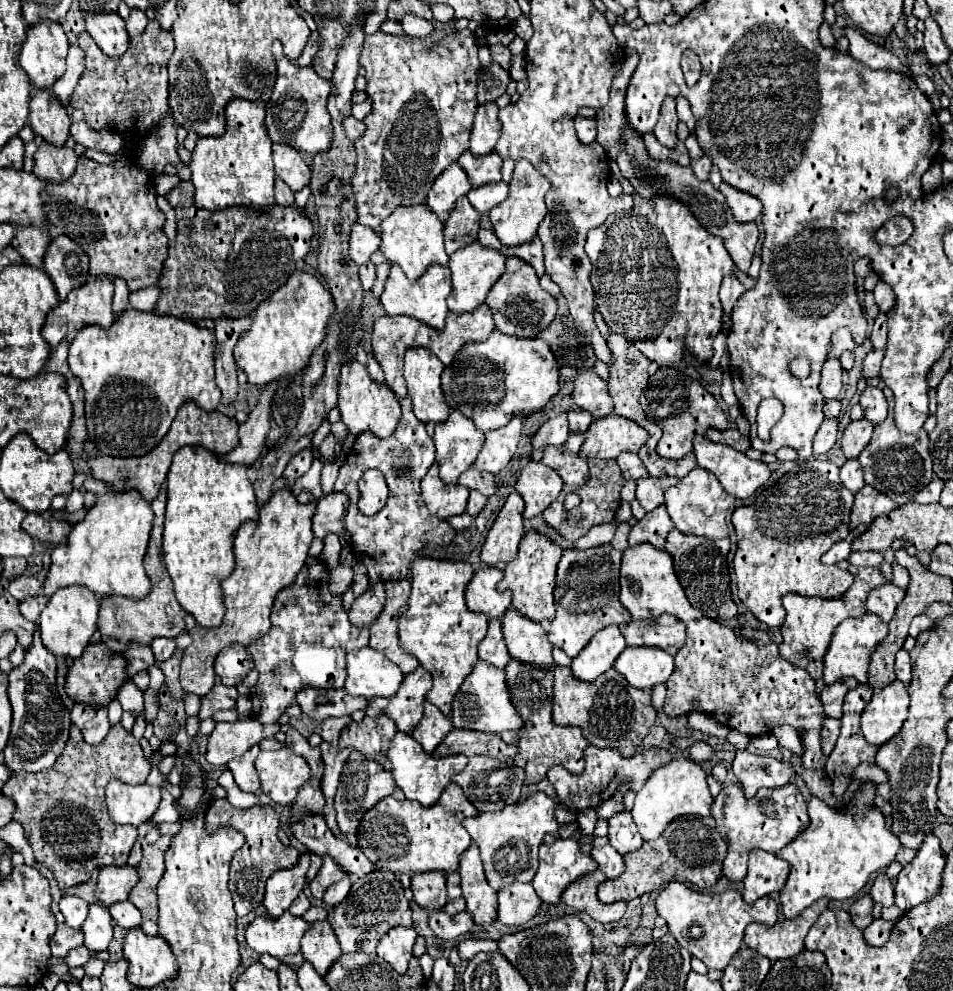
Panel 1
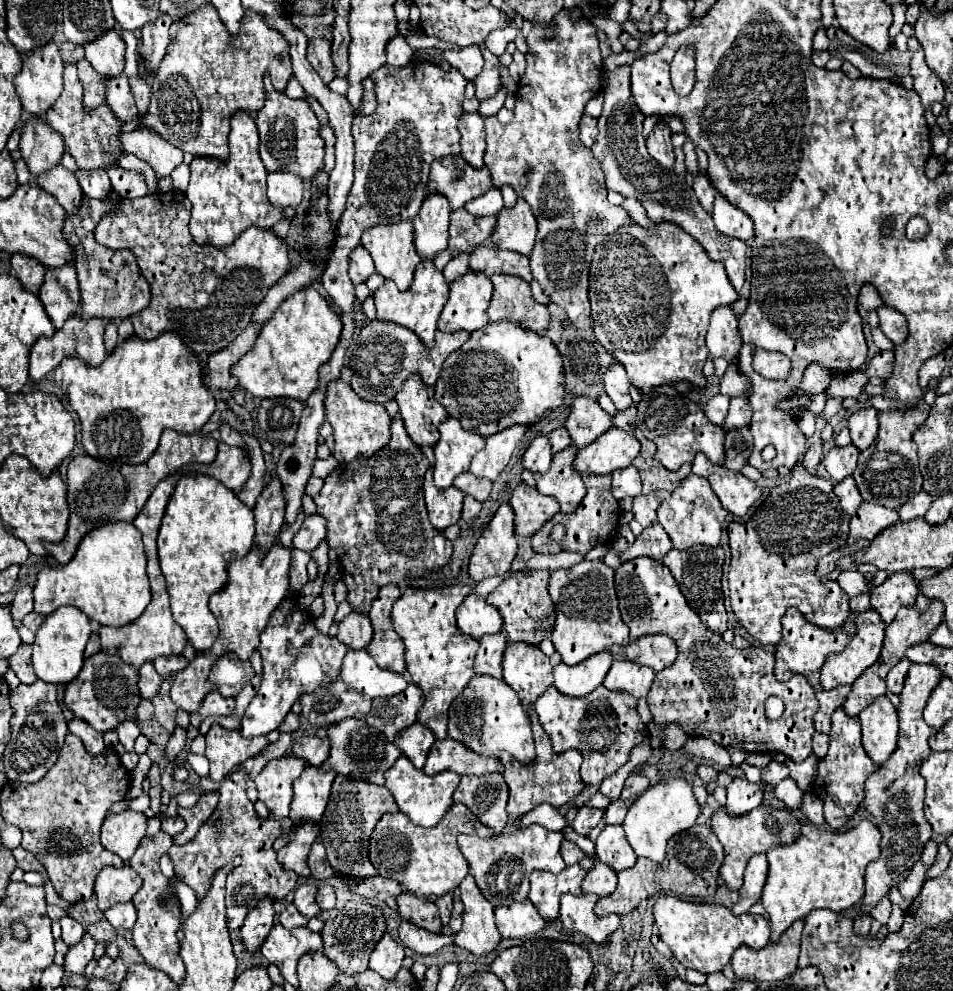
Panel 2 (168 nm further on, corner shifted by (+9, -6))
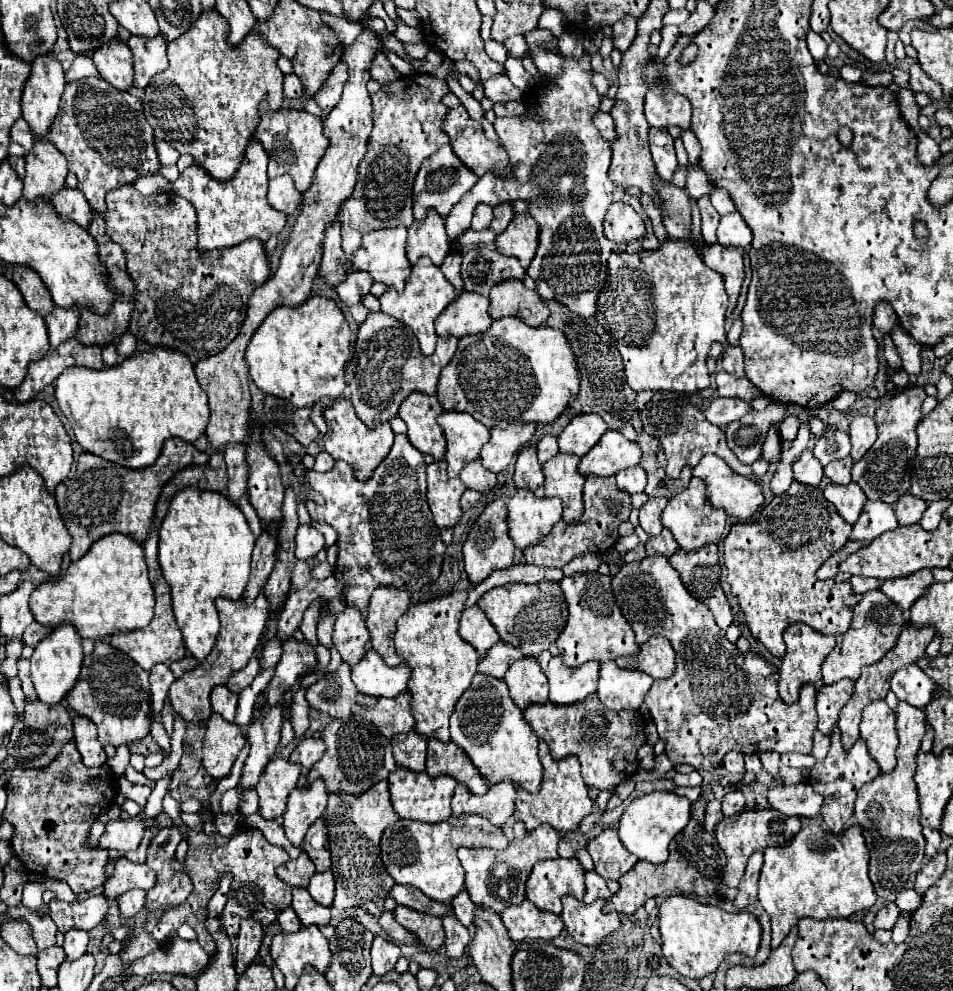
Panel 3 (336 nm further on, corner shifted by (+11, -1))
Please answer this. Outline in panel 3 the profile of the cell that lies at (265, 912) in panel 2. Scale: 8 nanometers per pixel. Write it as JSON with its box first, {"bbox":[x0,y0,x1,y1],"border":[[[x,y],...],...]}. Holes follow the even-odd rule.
{"bbox":[235,919,263,975],"border":[[[247,919],[241,923],[239,935],[237,935],[237,953],[235,953],[235,969],[237,975],[241,975],[247,965],[257,957],[259,947],[263,939],[263,929],[253,919]]]}

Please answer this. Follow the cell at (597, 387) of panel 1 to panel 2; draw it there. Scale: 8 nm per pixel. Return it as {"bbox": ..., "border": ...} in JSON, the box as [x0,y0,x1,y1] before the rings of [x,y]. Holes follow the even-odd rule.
{"bbox":[565,396,611,448],"border":[[[577,396],[565,428],[573,436],[573,444],[581,448],[611,428],[611,416],[599,406],[597,400],[589,396]]]}

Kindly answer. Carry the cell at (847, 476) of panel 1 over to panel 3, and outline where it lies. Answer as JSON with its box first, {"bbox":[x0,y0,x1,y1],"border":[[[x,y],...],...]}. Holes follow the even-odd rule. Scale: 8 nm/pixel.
{"bbox":[823,483,867,525],"border":[[[829,483],[823,491],[825,499],[831,501],[837,509],[837,513],[851,525],[857,523],[861,511],[863,511],[863,505],[867,501],[863,489],[857,487],[857,483],[849,483],[849,485],[835,485],[835,483]]]}

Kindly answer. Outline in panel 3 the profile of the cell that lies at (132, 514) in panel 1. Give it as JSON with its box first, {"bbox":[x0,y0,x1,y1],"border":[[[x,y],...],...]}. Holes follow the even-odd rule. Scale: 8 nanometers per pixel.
{"bbox":[31,535,155,641],"border":[[[107,535],[107,539],[99,539],[99,543],[95,543],[95,547],[91,547],[91,551],[83,559],[69,565],[63,579],[55,583],[43,583],[37,587],[35,595],[31,595],[31,611],[37,623],[47,629],[55,629],[61,623],[69,623],[83,639],[93,641],[109,637],[117,631],[133,631],[147,627],[155,615],[153,607],[155,595],[147,577],[143,547],[135,547],[135,543],[127,539],[127,535]]]}

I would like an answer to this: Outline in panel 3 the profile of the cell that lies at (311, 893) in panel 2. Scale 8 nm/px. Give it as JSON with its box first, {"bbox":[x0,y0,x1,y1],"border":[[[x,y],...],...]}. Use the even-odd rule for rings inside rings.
{"bbox":[293,889,331,925],"border":[[[293,889],[293,911],[297,913],[301,925],[329,925],[331,921],[331,909],[315,903],[311,895],[305,889]]]}

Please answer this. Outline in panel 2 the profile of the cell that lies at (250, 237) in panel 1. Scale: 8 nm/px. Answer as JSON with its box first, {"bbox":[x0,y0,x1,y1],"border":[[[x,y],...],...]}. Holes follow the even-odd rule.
{"bbox":[95,190,289,354],"border":[[[171,190],[165,194],[147,194],[133,200],[123,200],[121,208],[117,212],[107,214],[97,230],[95,238],[109,248],[129,248],[137,256],[141,272],[147,276],[147,282],[151,286],[151,302],[145,310],[137,312],[137,316],[131,316],[131,322],[135,326],[135,334],[151,340],[153,336],[161,334],[161,330],[171,330],[185,340],[185,344],[195,354],[215,354],[223,350],[229,342],[233,342],[249,324],[253,308],[265,298],[267,290],[283,278],[289,268],[289,250],[285,240],[281,240],[273,230],[265,228],[249,228],[245,230],[231,246],[215,248],[211,244],[197,244],[191,236],[189,222],[191,218],[191,203],[187,202],[187,196],[183,192]]]}

